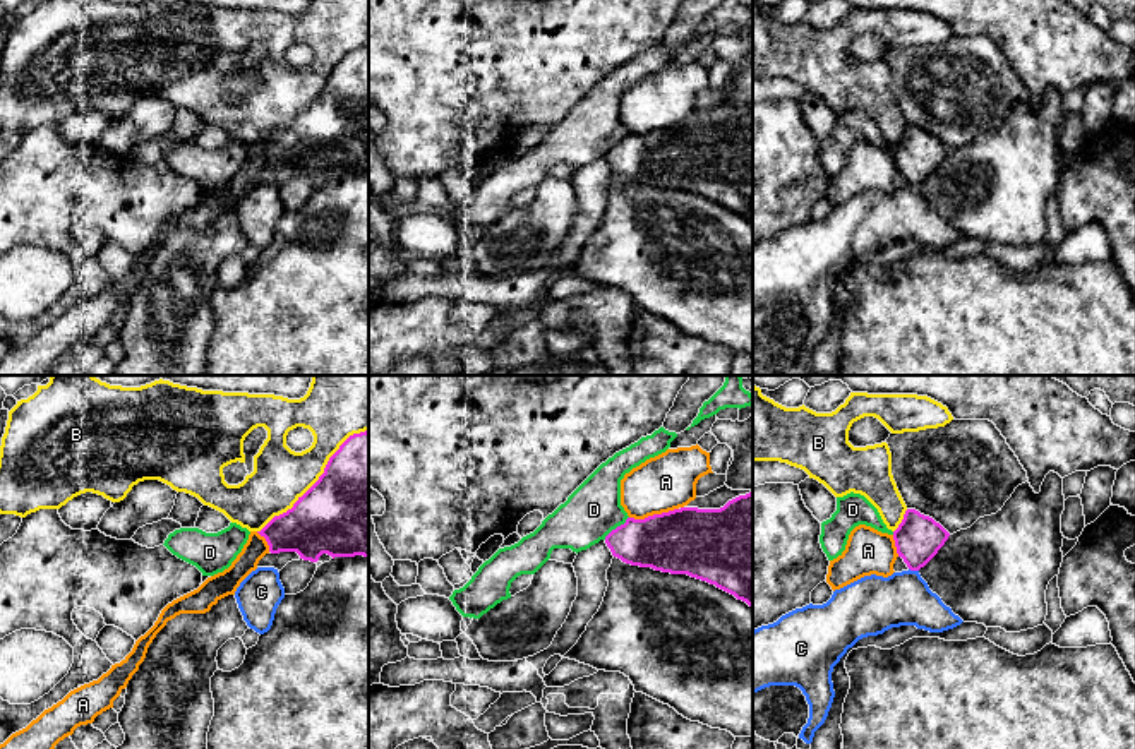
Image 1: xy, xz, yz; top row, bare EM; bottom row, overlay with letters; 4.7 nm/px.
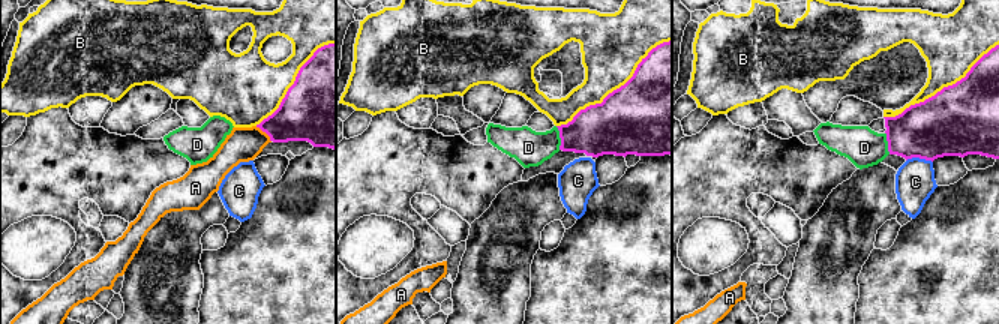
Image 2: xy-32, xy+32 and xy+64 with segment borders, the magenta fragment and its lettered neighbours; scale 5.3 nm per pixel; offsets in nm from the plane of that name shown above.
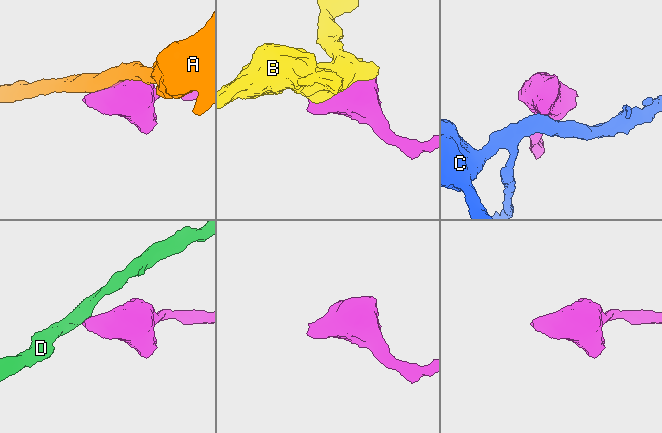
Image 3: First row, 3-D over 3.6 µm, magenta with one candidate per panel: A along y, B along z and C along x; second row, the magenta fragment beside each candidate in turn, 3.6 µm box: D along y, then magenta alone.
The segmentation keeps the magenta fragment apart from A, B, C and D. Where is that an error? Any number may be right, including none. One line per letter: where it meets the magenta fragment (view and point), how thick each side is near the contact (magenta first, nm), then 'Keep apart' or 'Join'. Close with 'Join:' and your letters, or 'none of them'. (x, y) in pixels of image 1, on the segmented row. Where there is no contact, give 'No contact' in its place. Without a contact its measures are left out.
A: Touches magenta at xz (654, 515). Thickness 320 nm (magenta) against 260 nm. Keep apart
B: Touches magenta at xy (318, 480). Thickness 500 nm (magenta) against 260 nm. Keep apart
C: Touches magenta at yz (914, 569). Thickness 220 nm (magenta) against 280 nm. Keep apart
D: Touches magenta at xz (618, 527). Thickness 280 nm (magenta) against 260 nm. Keep apart
Join: none of them

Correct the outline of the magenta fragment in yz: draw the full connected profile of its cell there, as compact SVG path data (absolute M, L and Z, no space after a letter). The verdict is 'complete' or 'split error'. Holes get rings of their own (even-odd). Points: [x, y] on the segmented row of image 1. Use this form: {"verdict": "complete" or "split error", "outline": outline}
{"verdict": "complete", "outline": "M907 509L902 523L893 531L897 554L910 571L924 567L948 536L950 533L940 523L916 509Z"}

